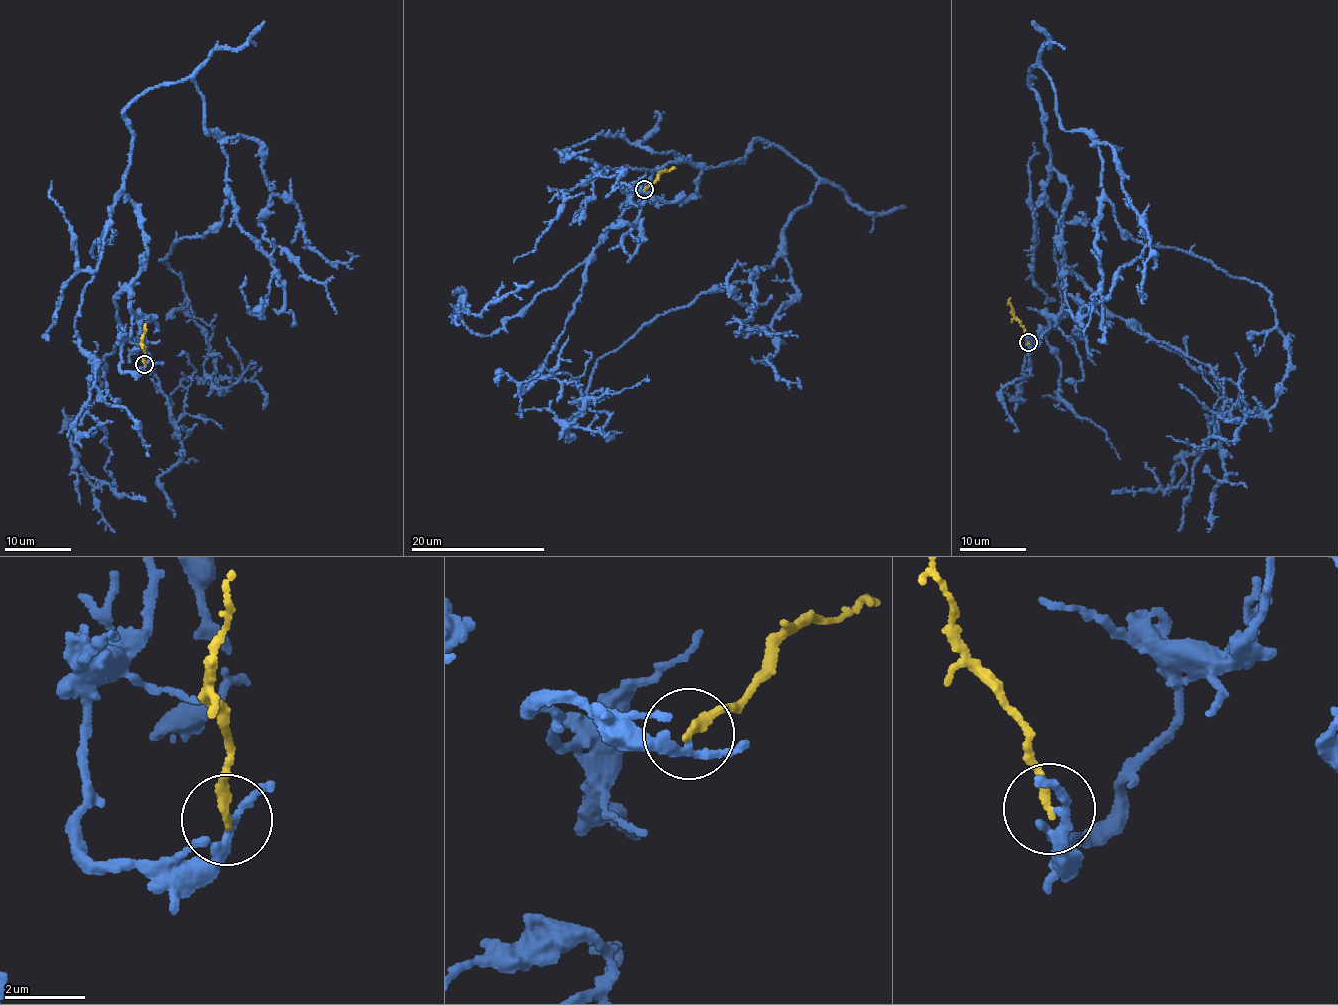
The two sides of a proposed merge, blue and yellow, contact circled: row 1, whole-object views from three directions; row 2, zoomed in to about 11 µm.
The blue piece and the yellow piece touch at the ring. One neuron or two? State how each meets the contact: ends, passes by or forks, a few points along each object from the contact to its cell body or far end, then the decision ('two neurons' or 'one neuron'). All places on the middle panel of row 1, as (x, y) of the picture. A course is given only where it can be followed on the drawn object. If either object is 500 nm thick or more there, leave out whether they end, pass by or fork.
blue passes by; yellow ends; course blue (644, 191), (620, 183), (698, 196), (757, 139), (817, 178), (774, 265), (596, 361), (566, 438), (609, 398); course yellow (644, 189), (652, 186), (662, 172), (675, 168); one neuron

